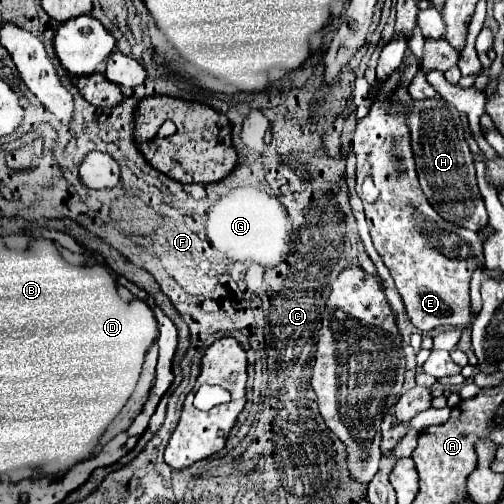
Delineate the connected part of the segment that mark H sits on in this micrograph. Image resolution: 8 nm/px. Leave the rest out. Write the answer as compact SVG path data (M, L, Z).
M407 52L403 62L405 62L405 72L403 72L405 88L399 88L395 91L393 110L403 108L397 104L405 104L411 108L409 128L411 128L413 154L415 154L415 164L417 164L421 188L441 218L445 218L451 224L479 232L487 224L487 210L483 206L483 200L481 200L481 194L477 188L473 154L463 138L465 130L463 130L463 124L459 120L459 112L453 104L449 104L441 98L413 100L407 94L407 84L411 82L413 74L417 72L417 60L411 52Z

